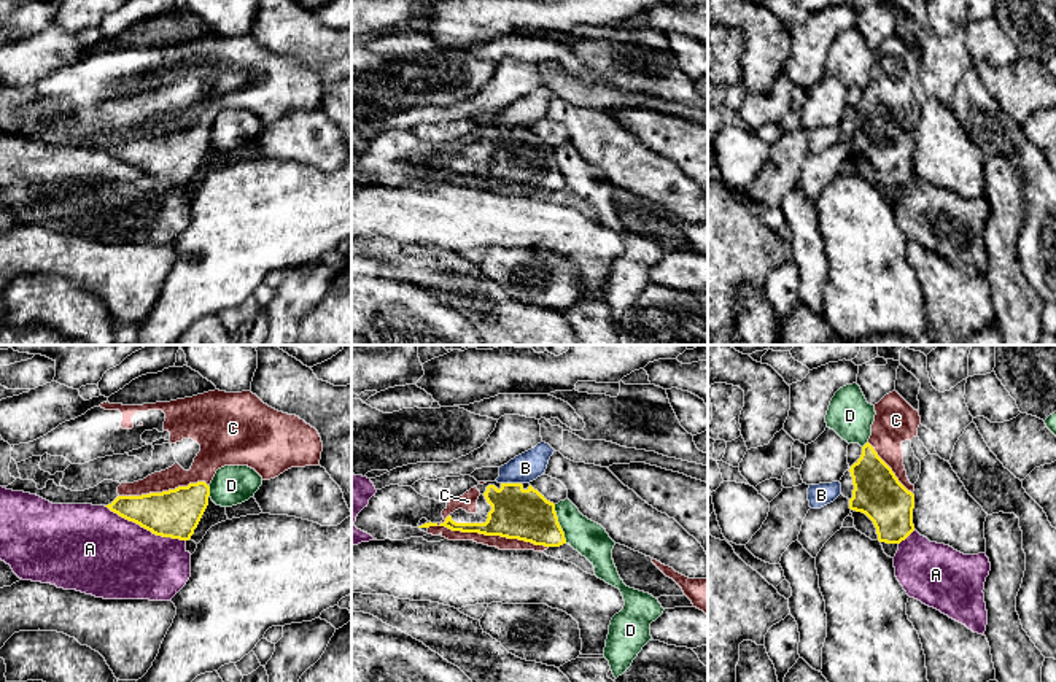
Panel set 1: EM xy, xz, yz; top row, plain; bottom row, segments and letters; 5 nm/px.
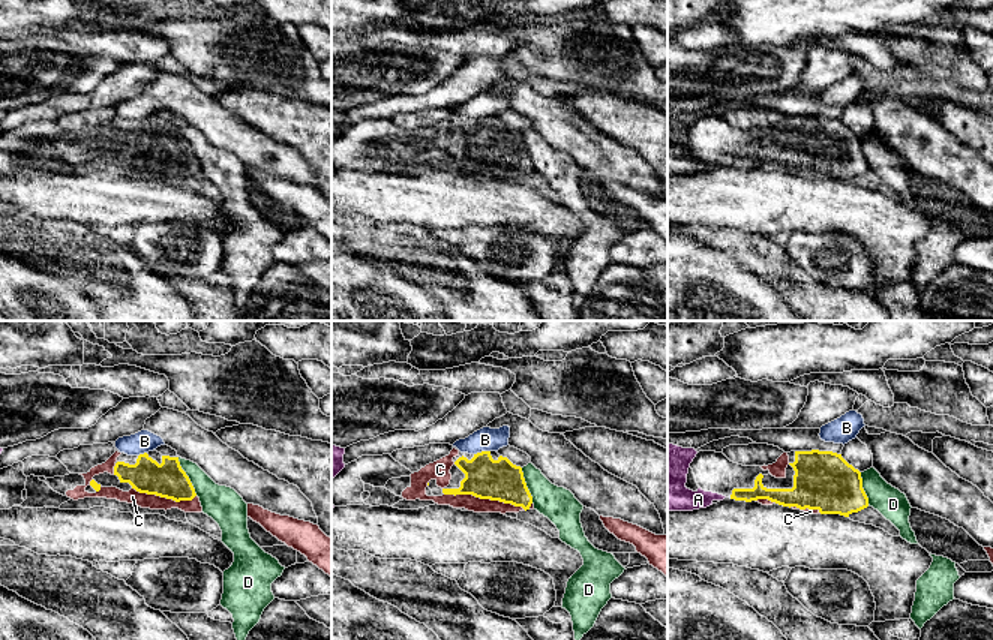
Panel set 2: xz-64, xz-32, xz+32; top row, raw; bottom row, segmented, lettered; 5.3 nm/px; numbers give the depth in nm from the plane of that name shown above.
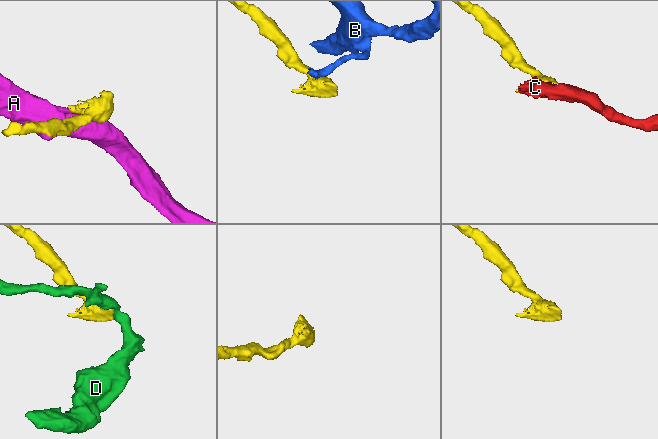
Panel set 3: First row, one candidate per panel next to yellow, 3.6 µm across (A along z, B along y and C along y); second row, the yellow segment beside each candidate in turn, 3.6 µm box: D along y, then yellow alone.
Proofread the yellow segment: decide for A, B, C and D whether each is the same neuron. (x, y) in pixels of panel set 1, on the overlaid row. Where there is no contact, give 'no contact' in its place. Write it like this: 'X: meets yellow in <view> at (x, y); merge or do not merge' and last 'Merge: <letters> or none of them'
A: meets yellow in xy at (145, 528); do not merge
B: meets yellow in xz at (511, 484); do not merge
C: meets yellow in xz at (489, 534); merge
D: meets yellow in xz at (559, 523); do not merge
Merge: C

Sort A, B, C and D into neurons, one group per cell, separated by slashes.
A / B / C / D

